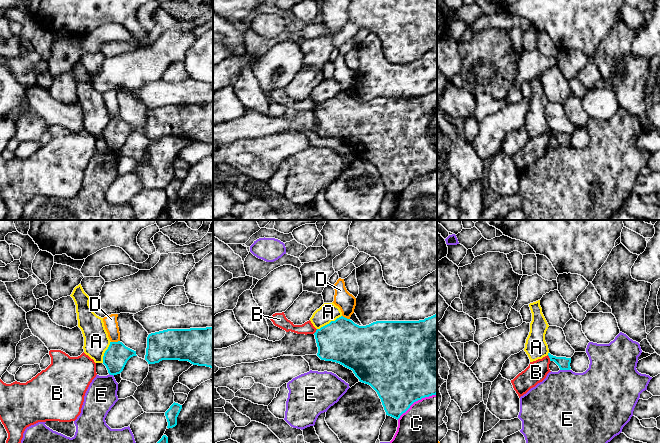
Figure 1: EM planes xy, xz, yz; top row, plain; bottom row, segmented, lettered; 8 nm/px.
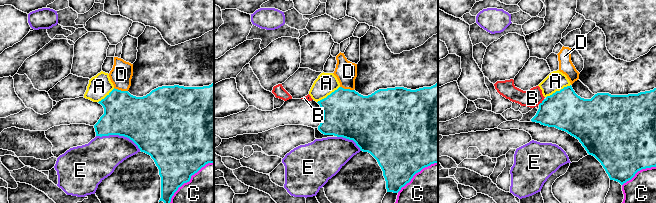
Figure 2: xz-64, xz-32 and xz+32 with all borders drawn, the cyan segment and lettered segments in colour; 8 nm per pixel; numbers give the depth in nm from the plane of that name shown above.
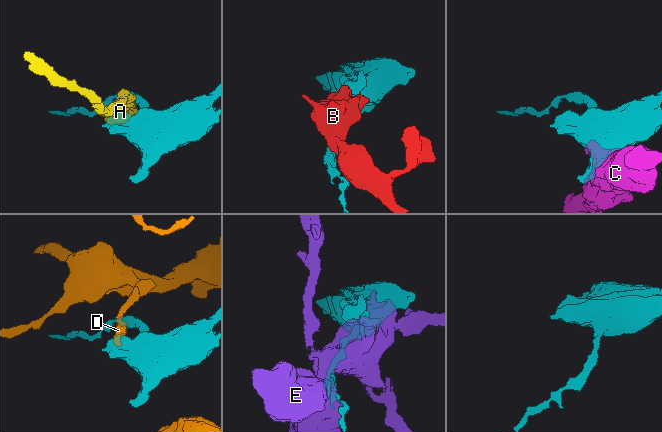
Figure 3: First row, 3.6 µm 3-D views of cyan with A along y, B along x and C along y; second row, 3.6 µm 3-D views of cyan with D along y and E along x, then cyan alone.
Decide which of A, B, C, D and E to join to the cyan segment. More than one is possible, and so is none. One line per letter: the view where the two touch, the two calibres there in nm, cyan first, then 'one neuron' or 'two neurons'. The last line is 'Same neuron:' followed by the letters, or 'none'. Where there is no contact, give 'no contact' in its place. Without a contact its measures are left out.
A: xz | 360/150 nm | two neurons
B: yz | 100/170 nm | two neurons
C: xz | 500/380 nm | two neurons
D: xy | 190/110 nm | two neurons
E: yz | 100/480 nm | two neurons
Same neuron: none

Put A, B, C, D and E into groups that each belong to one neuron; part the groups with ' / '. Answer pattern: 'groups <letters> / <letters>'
groups A / B / C / D / E

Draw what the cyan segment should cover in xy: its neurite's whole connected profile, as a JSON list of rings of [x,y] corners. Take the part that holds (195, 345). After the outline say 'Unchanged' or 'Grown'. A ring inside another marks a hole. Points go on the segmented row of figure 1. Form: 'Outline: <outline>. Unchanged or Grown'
Outline: [[[213,326],[151,333],[147,337],[145,360],[148,364],[162,360],[188,361],[213,369]]]. Unchanged

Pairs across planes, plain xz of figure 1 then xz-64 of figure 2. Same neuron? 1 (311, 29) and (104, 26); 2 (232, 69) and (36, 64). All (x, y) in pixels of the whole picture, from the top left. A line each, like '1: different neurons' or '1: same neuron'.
1: same neuron
2: different neurons

